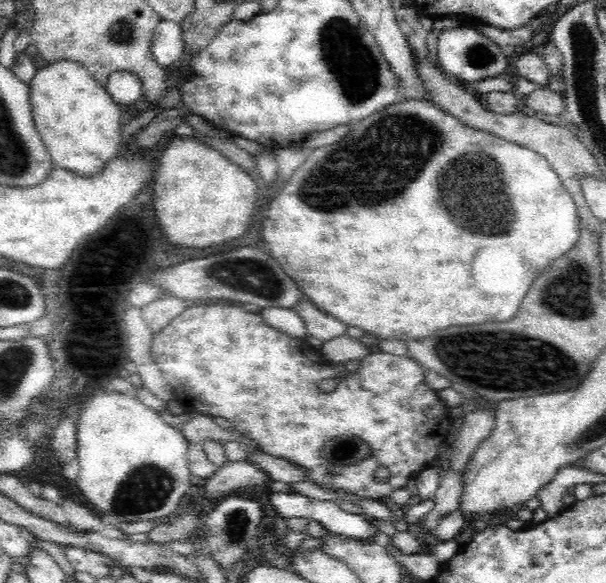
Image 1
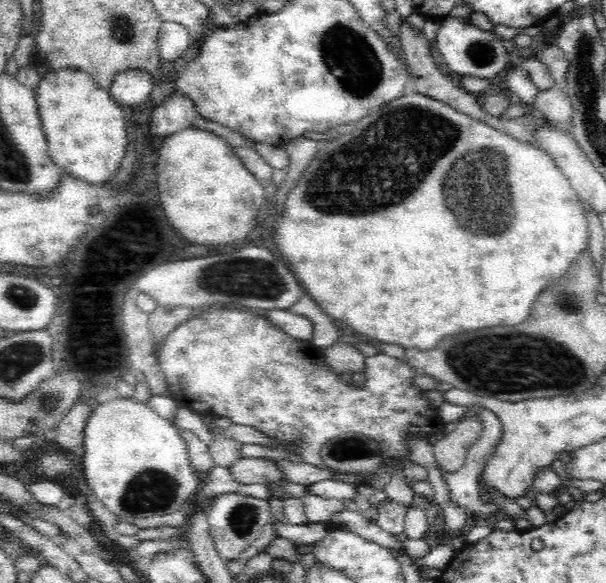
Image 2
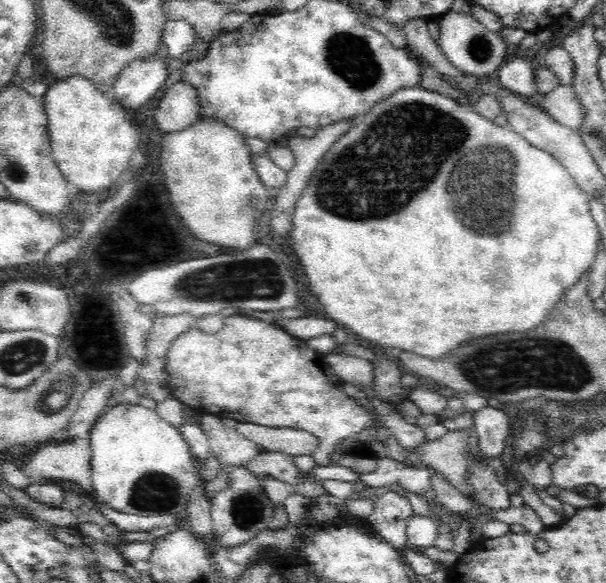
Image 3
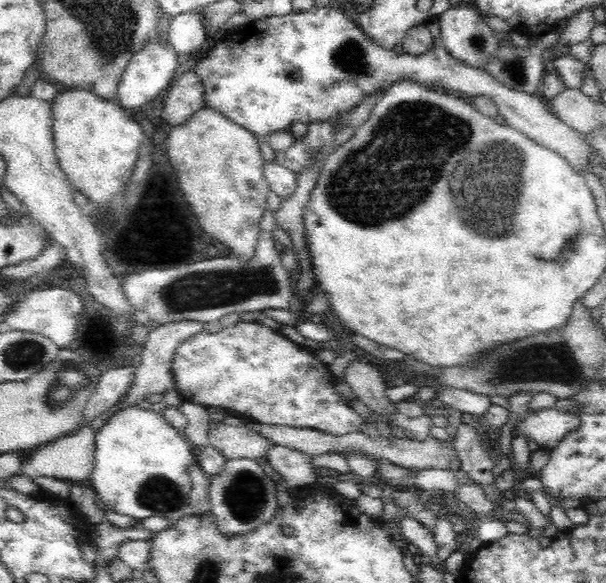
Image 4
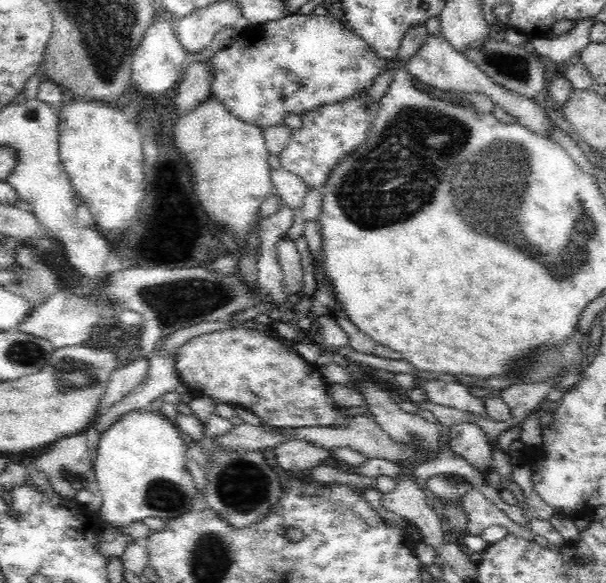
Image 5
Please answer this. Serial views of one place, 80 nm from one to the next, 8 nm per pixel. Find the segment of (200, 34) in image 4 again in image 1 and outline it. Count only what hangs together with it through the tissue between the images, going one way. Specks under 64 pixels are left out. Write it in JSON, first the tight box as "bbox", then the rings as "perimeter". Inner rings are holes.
{"bbox":[152,20,185,67],"perimeter":[[[162,20],[155,28],[152,55],[159,66],[168,67],[174,64],[180,54],[185,52],[183,28],[180,23]]]}

